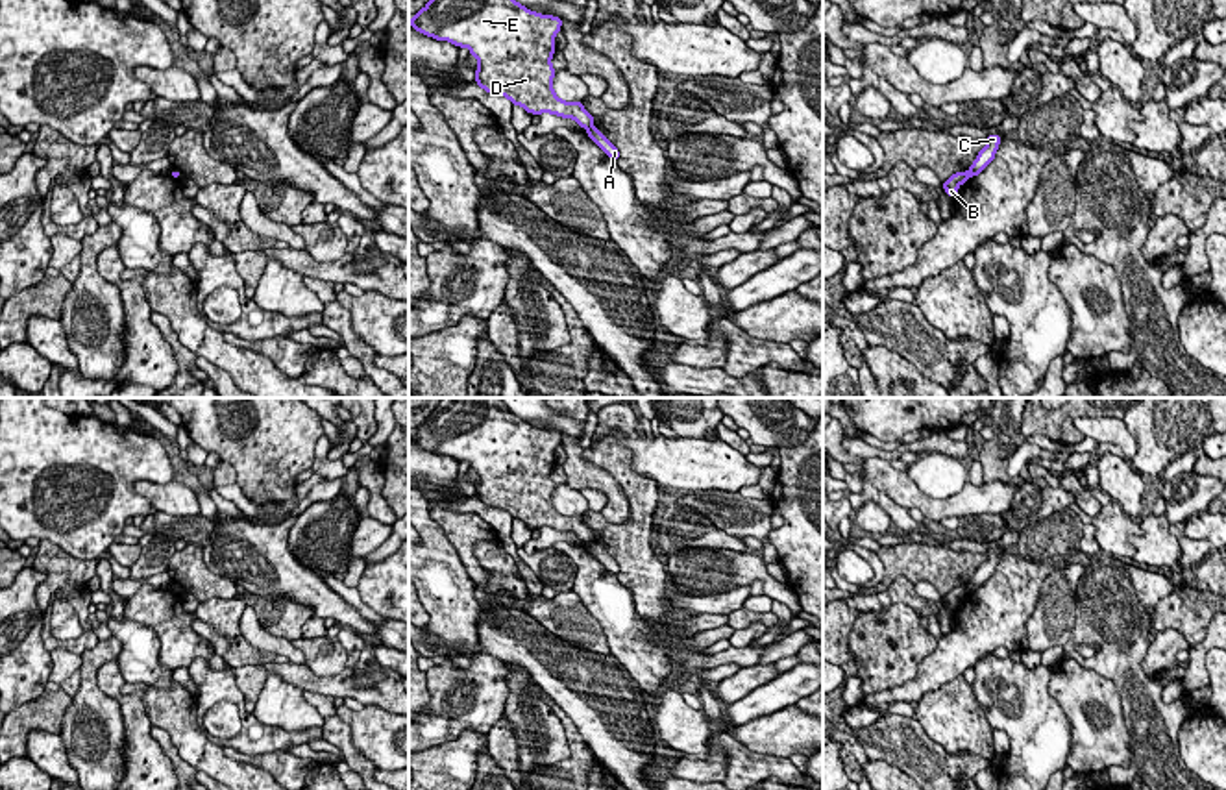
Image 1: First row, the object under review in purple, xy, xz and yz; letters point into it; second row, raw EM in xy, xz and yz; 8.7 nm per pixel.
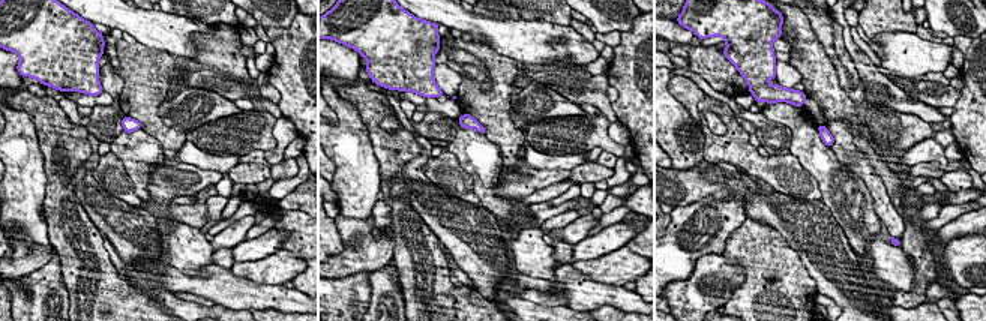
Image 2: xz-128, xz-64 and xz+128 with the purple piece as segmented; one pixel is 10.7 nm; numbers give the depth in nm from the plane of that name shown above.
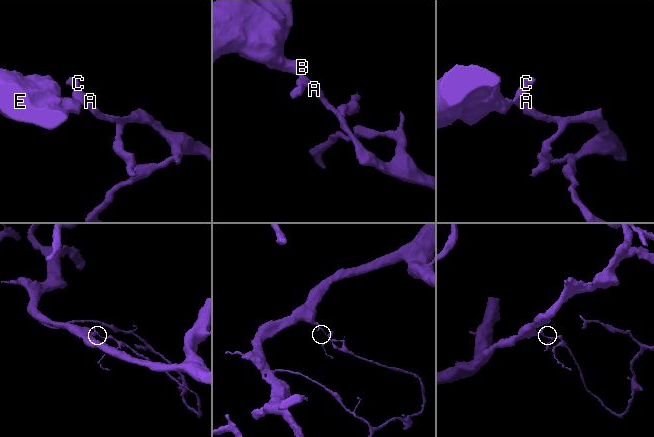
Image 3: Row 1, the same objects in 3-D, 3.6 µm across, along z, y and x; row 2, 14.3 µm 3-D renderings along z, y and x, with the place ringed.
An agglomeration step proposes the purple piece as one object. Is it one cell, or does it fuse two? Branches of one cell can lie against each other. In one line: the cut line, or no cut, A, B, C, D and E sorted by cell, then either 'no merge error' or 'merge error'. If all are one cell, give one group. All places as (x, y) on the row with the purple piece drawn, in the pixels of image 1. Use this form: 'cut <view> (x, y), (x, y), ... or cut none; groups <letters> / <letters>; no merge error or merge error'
cut xz (592, 126), (588, 130); groups A C / B D E; merge error

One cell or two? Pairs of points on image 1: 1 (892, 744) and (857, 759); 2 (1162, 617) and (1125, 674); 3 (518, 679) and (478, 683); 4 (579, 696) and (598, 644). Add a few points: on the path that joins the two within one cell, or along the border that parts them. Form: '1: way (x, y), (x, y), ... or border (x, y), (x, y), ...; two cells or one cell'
1: border (857, 739), (868, 759); two cells
2: border (1171, 592), (1154, 607), (1152, 635); two cells
3: border (507, 665), (507, 702), (502, 715); two cells
4: border (555, 635), (581, 648), (609, 654); two cells

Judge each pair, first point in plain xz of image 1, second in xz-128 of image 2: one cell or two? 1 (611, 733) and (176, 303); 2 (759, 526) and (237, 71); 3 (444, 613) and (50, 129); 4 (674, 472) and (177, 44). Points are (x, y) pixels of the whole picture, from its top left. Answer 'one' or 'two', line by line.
1: two
2: two
3: two
4: one

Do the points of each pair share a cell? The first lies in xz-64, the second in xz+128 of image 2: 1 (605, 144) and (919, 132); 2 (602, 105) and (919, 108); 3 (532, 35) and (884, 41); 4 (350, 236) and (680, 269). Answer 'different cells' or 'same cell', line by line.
1: same cell
2: different cells
3: same cell
4: same cell

